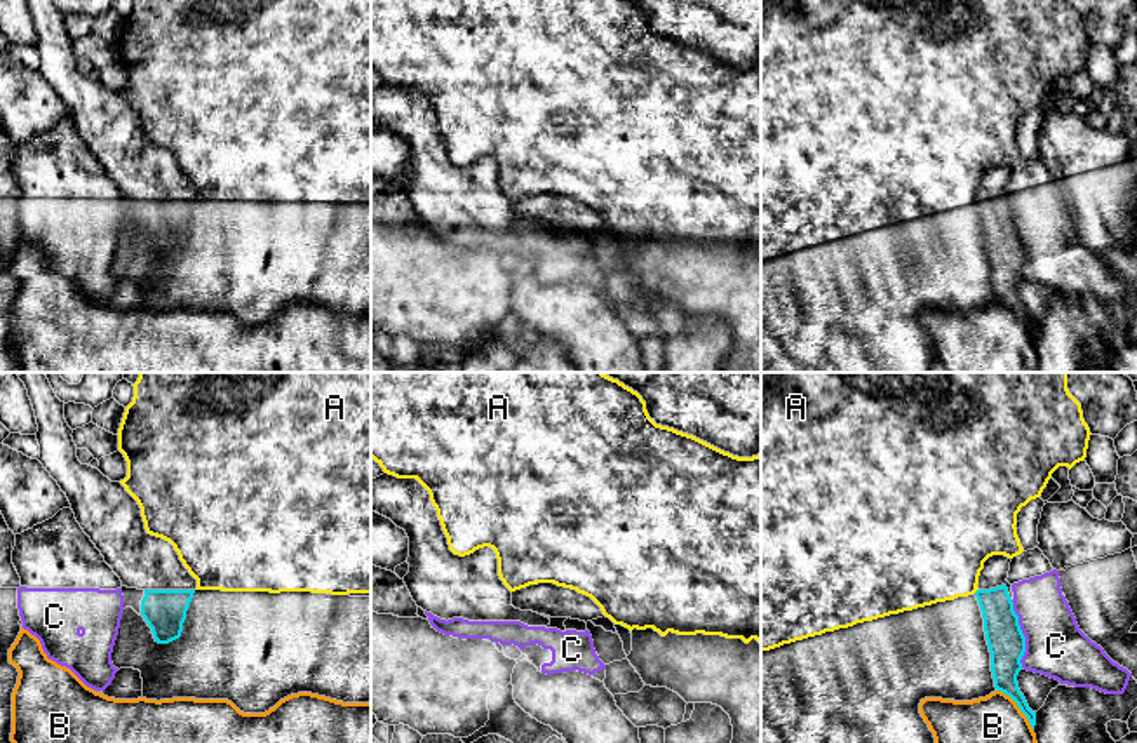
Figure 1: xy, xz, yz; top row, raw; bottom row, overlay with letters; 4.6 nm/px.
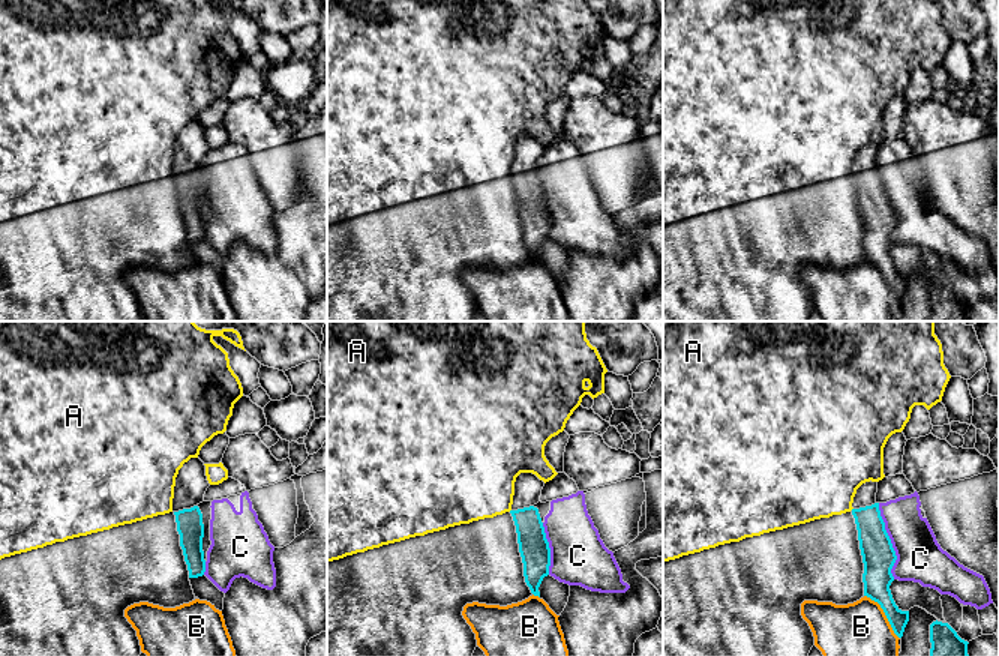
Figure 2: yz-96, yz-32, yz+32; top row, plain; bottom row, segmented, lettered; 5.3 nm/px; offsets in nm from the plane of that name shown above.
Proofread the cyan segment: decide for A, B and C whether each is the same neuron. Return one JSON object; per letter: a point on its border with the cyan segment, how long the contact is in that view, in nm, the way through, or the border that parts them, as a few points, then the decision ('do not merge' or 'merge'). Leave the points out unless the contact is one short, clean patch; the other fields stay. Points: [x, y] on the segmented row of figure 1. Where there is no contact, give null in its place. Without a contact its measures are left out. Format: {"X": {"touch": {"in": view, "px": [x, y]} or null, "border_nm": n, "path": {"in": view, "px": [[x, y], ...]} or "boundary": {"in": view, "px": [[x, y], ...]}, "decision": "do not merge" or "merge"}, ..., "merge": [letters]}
{"A": {"touch": null, "decision": "do not merge"}, "B": {"touch": {"in": "yz", "px": [1017, 705]}, "border_nm": 260, "decision": "do not merge"}, "C": {"touch": {"in": "yz", "px": [1022, 634]}, "border_nm": 320, "decision": "do not merge"}, "merge": []}

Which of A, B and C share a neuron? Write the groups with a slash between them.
A / B / C

